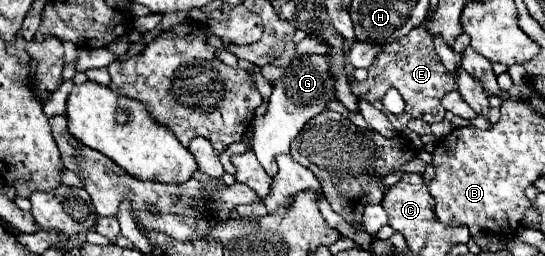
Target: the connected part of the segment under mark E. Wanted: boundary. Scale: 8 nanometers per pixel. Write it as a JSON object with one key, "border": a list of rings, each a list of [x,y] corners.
{"border":[[[420,26],[414,28],[408,36],[400,38],[396,42],[384,44],[380,54],[376,56],[372,68],[368,68],[368,78],[364,82],[360,82],[360,88],[358,88],[356,80],[352,80],[350,86],[352,86],[354,96],[358,96],[362,100],[368,100],[374,108],[382,106],[382,96],[386,94],[388,88],[396,88],[406,102],[406,110],[400,116],[394,116],[388,110],[384,114],[388,116],[388,120],[394,124],[394,128],[398,132],[402,132],[406,128],[410,118],[420,118],[428,124],[442,122],[446,110],[442,108],[440,100],[444,98],[444,94],[448,94],[456,88],[452,74],[442,66],[436,50],[434,50],[432,36]]]}

